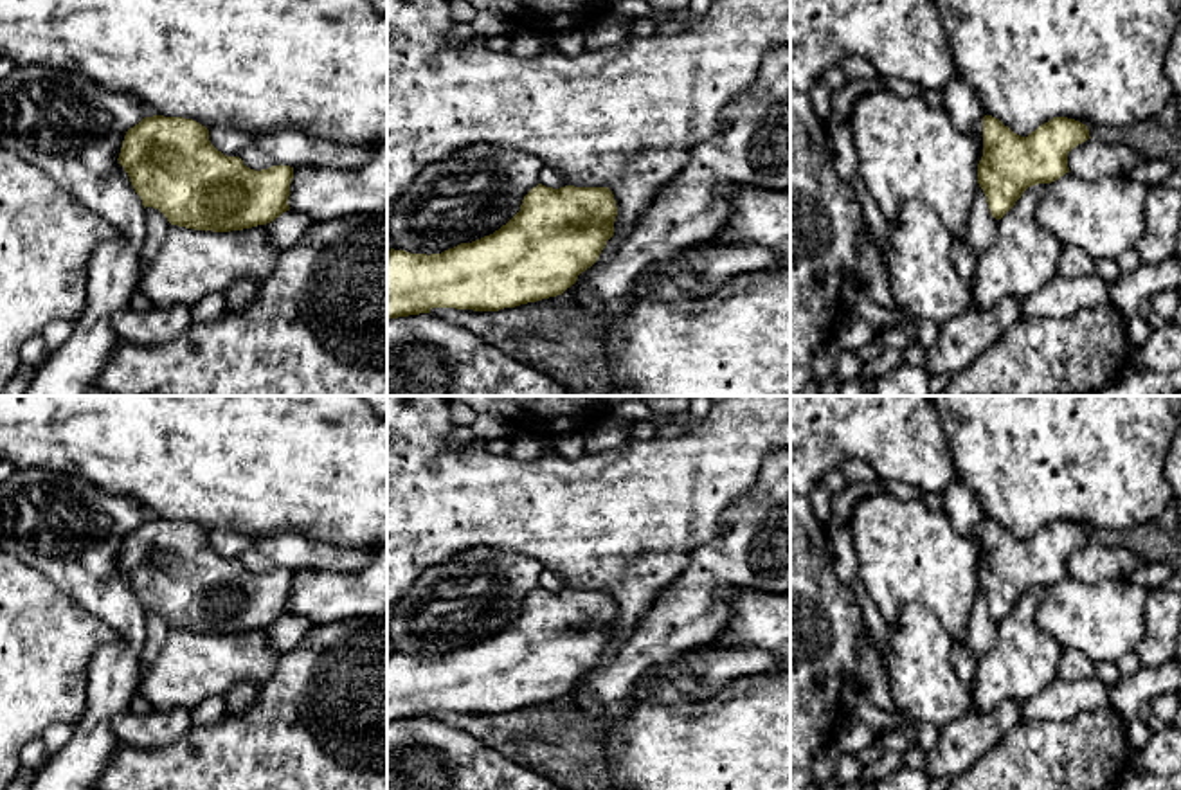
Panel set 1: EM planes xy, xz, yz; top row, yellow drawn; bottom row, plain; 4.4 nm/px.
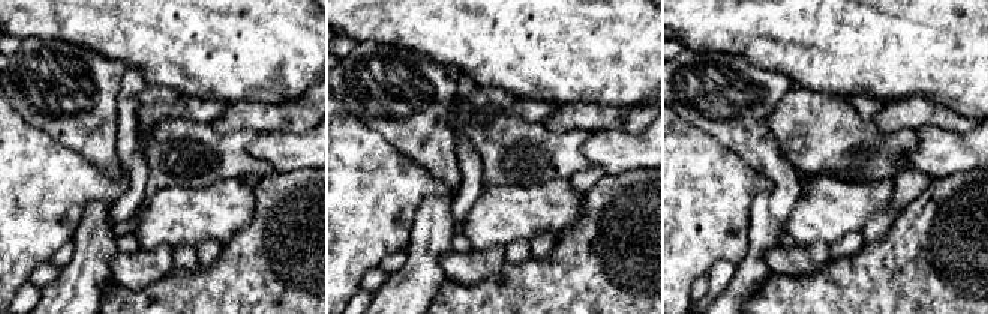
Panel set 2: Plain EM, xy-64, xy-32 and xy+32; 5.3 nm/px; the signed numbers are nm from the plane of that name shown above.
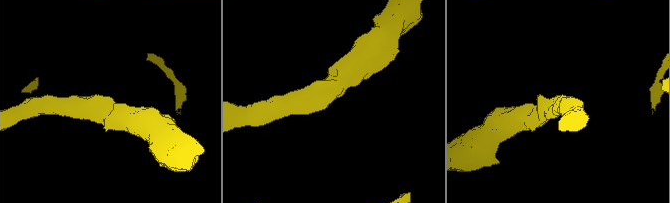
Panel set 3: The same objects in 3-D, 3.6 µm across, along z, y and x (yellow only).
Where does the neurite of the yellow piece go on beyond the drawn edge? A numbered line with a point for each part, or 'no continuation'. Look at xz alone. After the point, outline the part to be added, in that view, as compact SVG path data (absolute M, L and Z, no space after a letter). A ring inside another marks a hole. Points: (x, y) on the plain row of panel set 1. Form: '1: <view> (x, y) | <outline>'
no continuation

